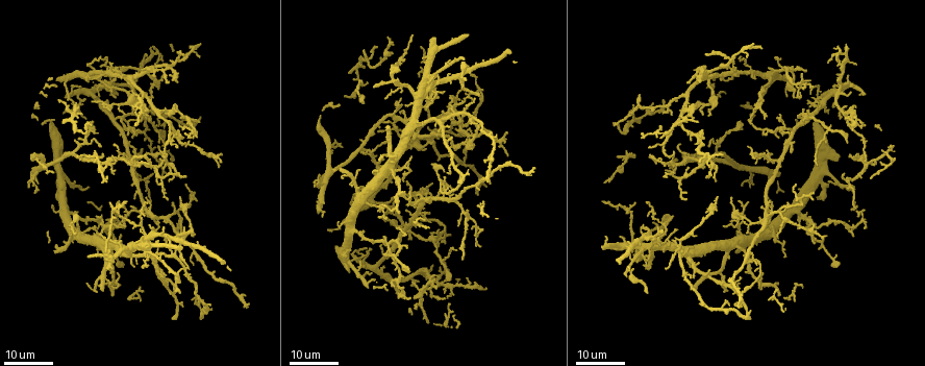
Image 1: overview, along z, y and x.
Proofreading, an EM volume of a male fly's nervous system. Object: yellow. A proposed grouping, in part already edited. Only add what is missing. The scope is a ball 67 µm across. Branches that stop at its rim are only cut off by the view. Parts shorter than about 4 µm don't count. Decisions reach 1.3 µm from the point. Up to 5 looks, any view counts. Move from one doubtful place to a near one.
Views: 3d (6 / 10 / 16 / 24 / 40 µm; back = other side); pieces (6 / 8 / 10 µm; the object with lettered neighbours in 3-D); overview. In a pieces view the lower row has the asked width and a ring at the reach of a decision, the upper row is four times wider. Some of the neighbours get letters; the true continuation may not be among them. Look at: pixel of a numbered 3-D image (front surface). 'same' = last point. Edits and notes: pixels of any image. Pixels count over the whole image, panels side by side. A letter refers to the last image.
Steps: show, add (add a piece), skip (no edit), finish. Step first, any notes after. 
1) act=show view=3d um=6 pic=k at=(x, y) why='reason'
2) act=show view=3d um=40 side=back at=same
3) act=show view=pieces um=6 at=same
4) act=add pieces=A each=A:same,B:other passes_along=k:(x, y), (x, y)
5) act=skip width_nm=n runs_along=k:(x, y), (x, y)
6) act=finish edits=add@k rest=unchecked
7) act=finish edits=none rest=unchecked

act=show view=3d um=24 pic=1 at=(417, 74) why='tapers out'

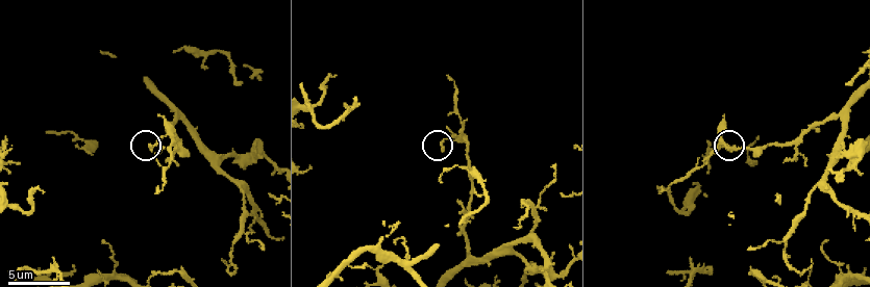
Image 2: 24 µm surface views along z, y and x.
act=show view=pieces um=10 pic=2 at=(444, 148) why='see the neighbours'

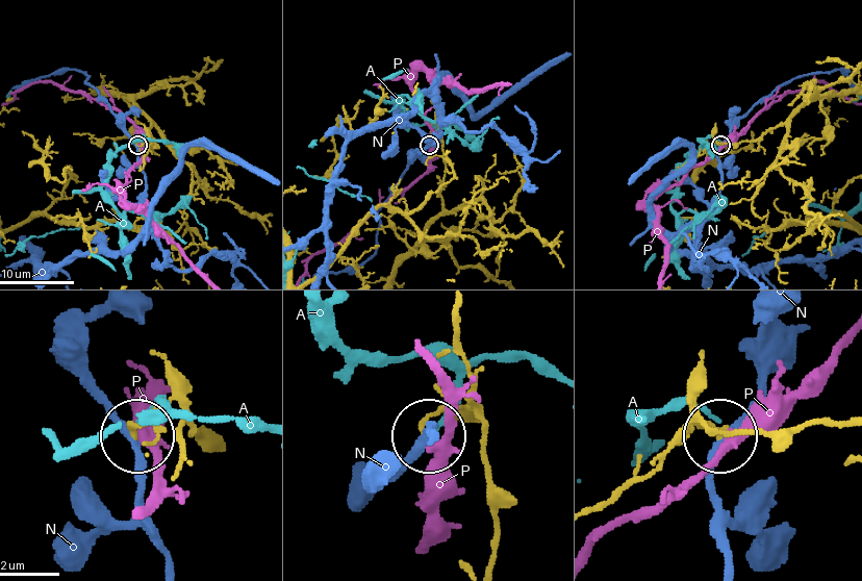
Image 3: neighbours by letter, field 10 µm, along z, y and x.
act=skip width_nm=190 each=A:other,N:other,P:other found='none of them fits'

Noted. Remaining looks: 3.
act=show view=3d um=16 pic=1 at=(74, 139) why='branch stops here'

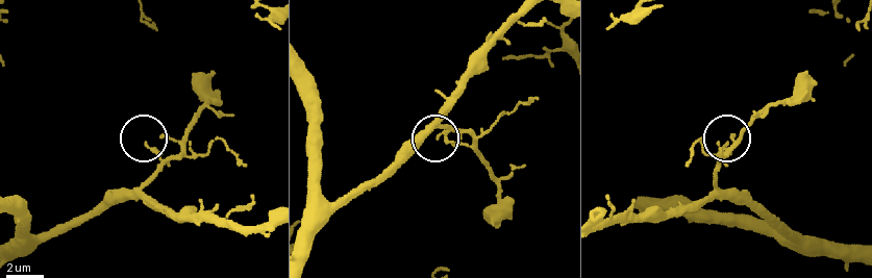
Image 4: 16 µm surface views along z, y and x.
act=show view=3d um=10 pic=4 at=(147, 146)

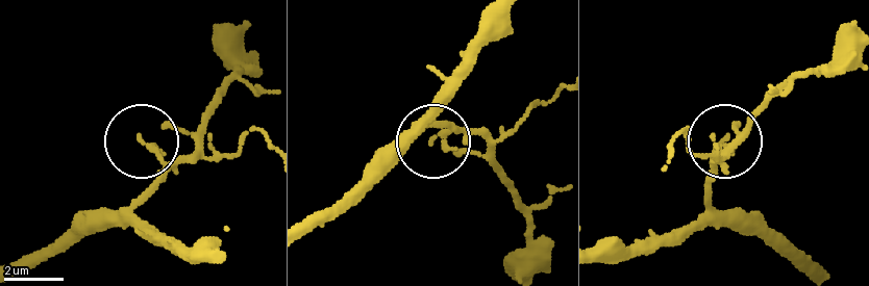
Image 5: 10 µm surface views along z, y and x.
act=show view=pieces um=6 pic=5 at=(428, 142)

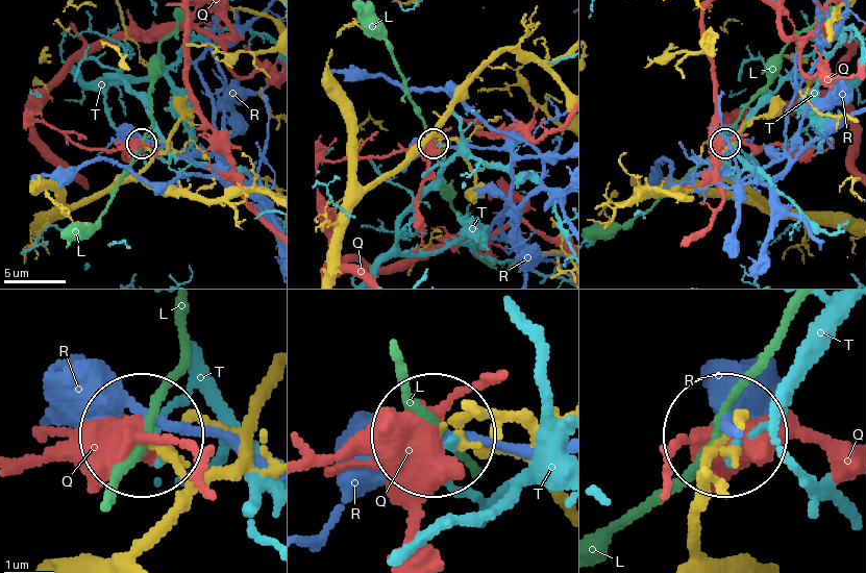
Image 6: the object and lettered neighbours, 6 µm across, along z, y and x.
act=skip each=L:other,Q:other,R:other,T:other found='no lettered piece goes on from it'

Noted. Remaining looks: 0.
act=finish edits=none rest=unchecked

